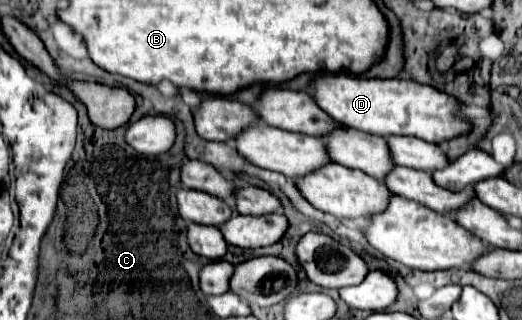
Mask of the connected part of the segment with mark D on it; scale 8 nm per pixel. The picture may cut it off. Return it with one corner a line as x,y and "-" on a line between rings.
325,74
309,82
309,94
335,122
377,136
415,136
425,142
441,144
469,132
469,124
453,116
459,102
433,86
409,78
363,78
353,74

